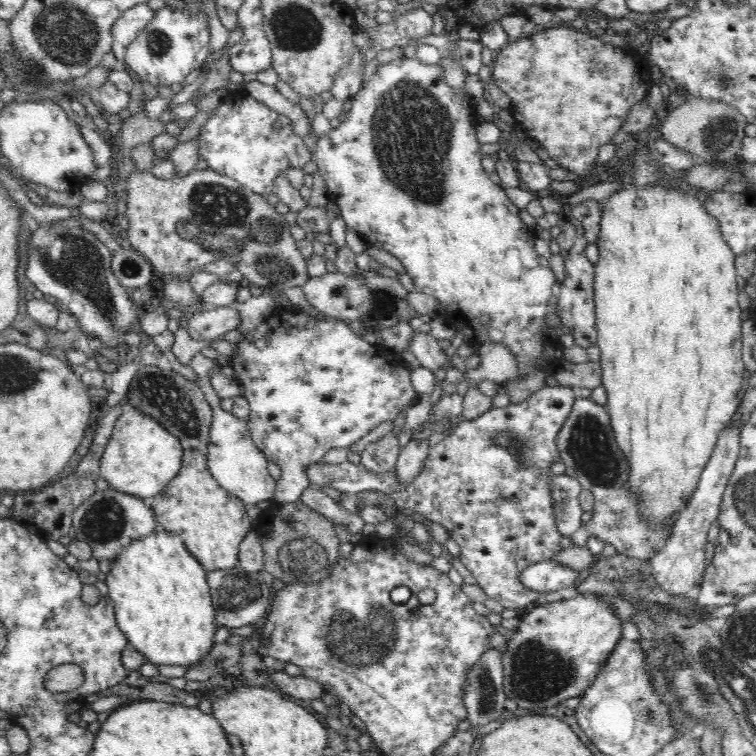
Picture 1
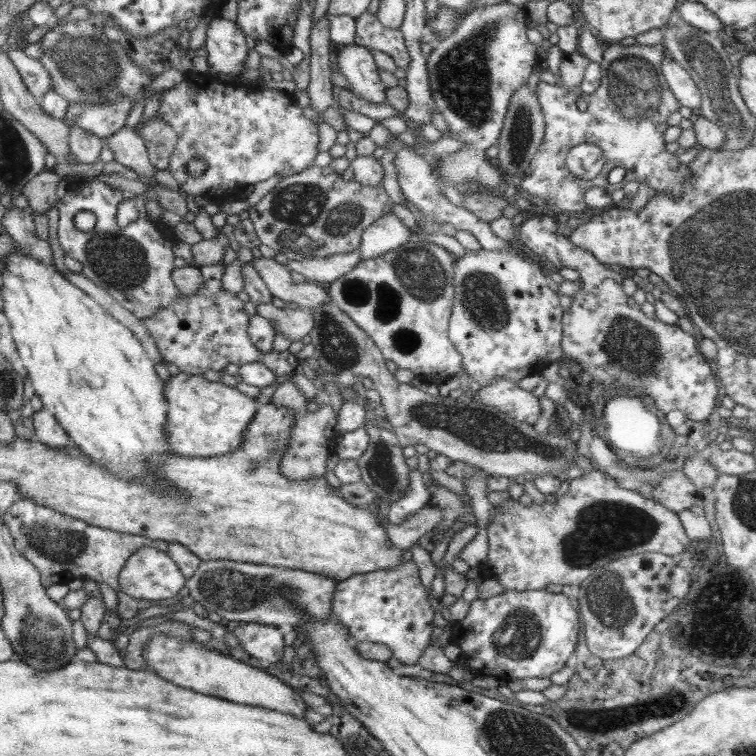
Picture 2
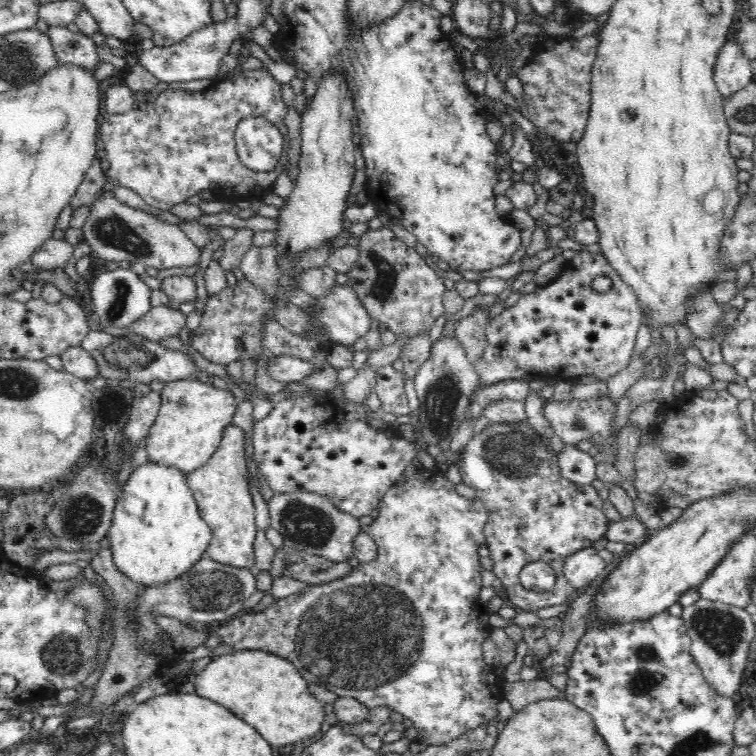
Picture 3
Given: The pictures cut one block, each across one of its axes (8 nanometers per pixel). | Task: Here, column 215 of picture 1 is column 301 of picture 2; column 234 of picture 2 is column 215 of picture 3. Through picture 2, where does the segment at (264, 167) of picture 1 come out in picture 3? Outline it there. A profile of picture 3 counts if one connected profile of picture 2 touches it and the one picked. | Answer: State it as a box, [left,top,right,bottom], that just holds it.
[98,66,290,210]

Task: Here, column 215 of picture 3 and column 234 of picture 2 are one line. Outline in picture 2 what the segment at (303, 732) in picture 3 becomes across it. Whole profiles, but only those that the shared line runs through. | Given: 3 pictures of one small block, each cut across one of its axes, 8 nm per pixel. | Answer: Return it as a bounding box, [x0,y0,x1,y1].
[142,634,308,718]

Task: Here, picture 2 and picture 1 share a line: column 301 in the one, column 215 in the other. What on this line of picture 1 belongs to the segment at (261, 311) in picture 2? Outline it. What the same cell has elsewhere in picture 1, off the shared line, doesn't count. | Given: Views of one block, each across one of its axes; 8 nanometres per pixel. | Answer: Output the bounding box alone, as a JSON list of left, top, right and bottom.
[187,305,240,340]

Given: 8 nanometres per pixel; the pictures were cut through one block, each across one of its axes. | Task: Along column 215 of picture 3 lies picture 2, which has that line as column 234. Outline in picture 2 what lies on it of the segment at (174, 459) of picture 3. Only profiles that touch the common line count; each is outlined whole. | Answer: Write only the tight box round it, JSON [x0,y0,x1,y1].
[164,373,258,457]

